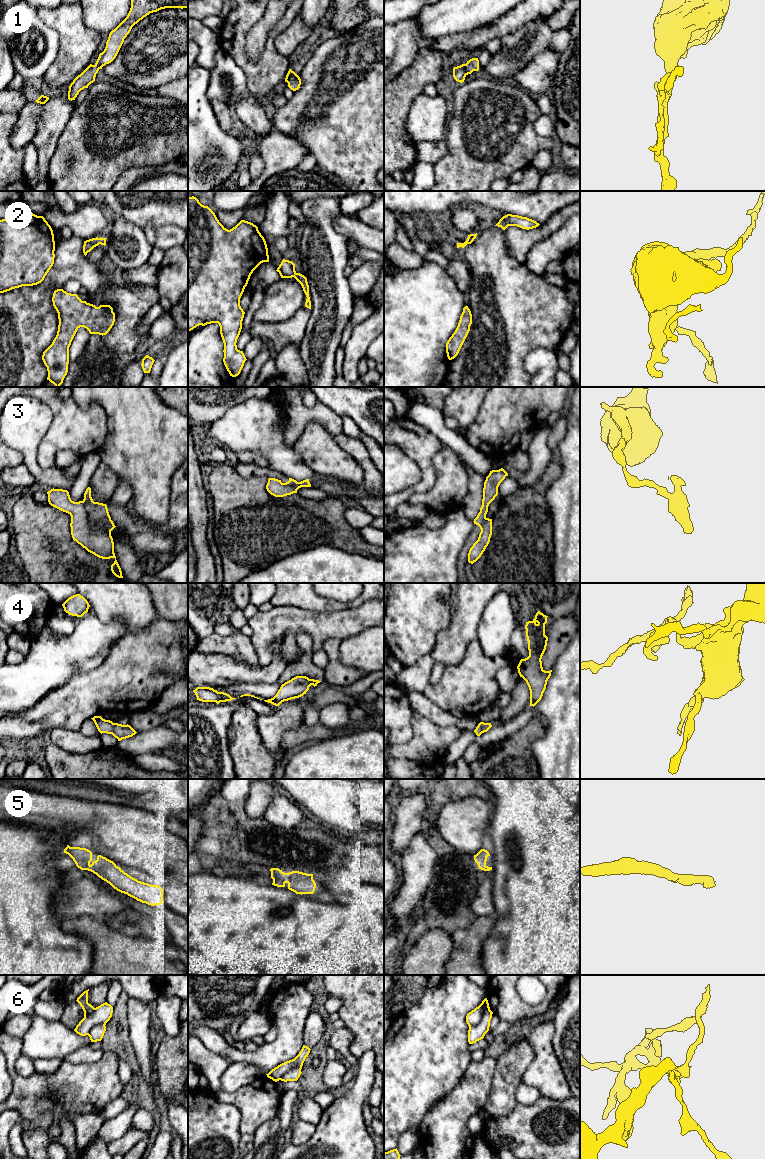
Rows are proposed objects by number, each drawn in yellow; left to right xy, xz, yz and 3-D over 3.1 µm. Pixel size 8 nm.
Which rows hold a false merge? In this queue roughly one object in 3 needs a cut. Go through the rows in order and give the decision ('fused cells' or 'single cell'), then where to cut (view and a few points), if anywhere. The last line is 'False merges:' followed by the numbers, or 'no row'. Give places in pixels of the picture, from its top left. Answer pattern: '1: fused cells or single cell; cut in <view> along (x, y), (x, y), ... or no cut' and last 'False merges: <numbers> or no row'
1: single cell; no cut
2: single cell; no cut
3: fused cells; cut in xy along (83, 500), (88, 520), (95, 525), (102, 526), (110, 533)
4: single cell; no cut
5: single cell; no cut
6: fused cells; cut in yz along (482, 1004), (484, 1007), (482, 1018), (476, 1024), (469, 1026)
False merges: 3, 6

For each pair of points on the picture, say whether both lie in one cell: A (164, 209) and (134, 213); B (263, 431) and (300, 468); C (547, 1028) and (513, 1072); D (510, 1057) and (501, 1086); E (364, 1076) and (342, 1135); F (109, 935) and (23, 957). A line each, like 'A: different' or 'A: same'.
A: same
B: same
C: different
D: same
E: same
F: different

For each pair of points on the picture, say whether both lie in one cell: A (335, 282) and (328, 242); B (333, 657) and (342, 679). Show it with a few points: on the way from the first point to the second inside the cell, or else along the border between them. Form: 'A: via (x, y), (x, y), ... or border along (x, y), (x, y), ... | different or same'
A: via (329, 272), (329, 252) | same
B: via (334, 662), (334, 670), (338, 674) | same

